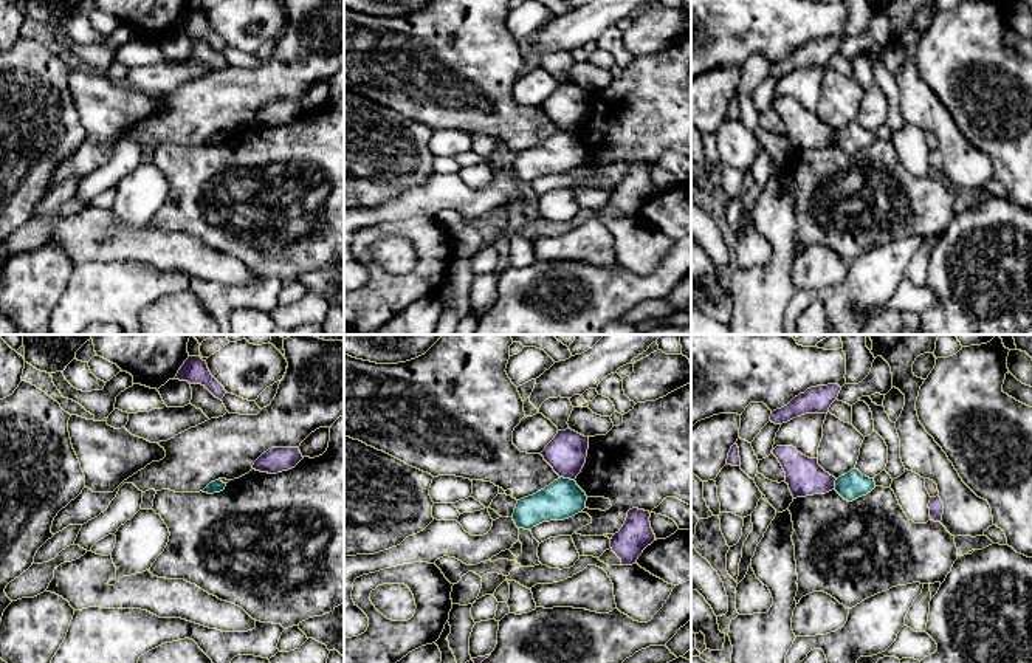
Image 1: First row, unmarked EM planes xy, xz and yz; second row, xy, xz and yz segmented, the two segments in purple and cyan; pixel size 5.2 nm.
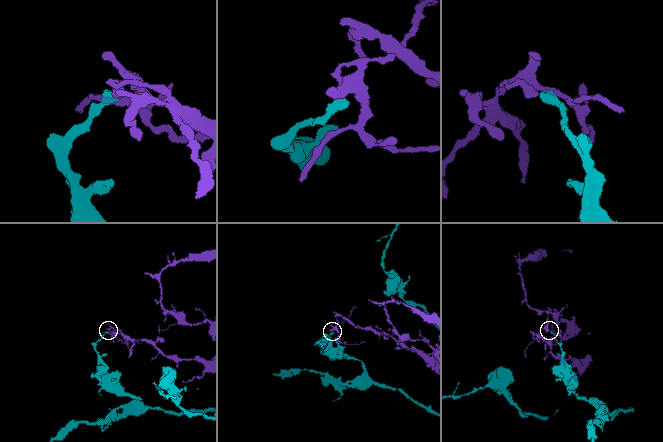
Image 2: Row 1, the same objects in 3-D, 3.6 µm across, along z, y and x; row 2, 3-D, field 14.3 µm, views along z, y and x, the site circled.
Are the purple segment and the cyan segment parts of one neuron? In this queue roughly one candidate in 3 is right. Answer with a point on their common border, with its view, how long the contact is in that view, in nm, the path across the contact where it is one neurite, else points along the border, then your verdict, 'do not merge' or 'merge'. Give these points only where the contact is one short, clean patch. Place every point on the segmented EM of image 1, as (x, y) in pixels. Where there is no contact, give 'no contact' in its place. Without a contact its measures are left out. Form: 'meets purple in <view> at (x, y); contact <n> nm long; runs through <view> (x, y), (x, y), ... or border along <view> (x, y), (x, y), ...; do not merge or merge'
meets purple in xz at (567, 477); contact 80 nm long; do not merge

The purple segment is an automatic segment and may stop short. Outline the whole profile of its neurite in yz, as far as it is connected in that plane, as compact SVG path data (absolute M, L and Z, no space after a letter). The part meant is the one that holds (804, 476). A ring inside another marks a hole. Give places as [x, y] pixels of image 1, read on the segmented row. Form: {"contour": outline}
{"contour": "M776 446L772 454L786 472L793 499L826 494L835 488L837 479L818 465L818 459L809 459L793 446Z"}

